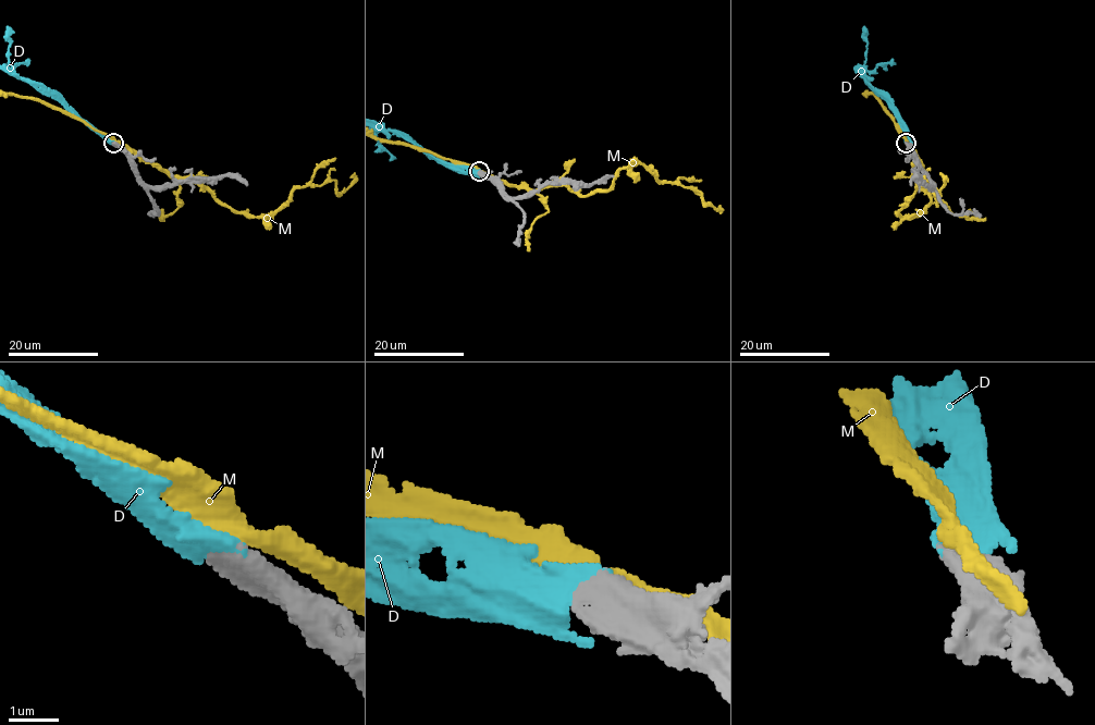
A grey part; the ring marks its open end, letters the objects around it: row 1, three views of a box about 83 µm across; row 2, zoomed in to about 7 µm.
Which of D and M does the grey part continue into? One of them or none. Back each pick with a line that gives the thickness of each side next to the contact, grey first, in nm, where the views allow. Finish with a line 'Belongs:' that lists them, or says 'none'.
D: 550 nm thick on the grey side, 380 nm on the other
Belongs: D

